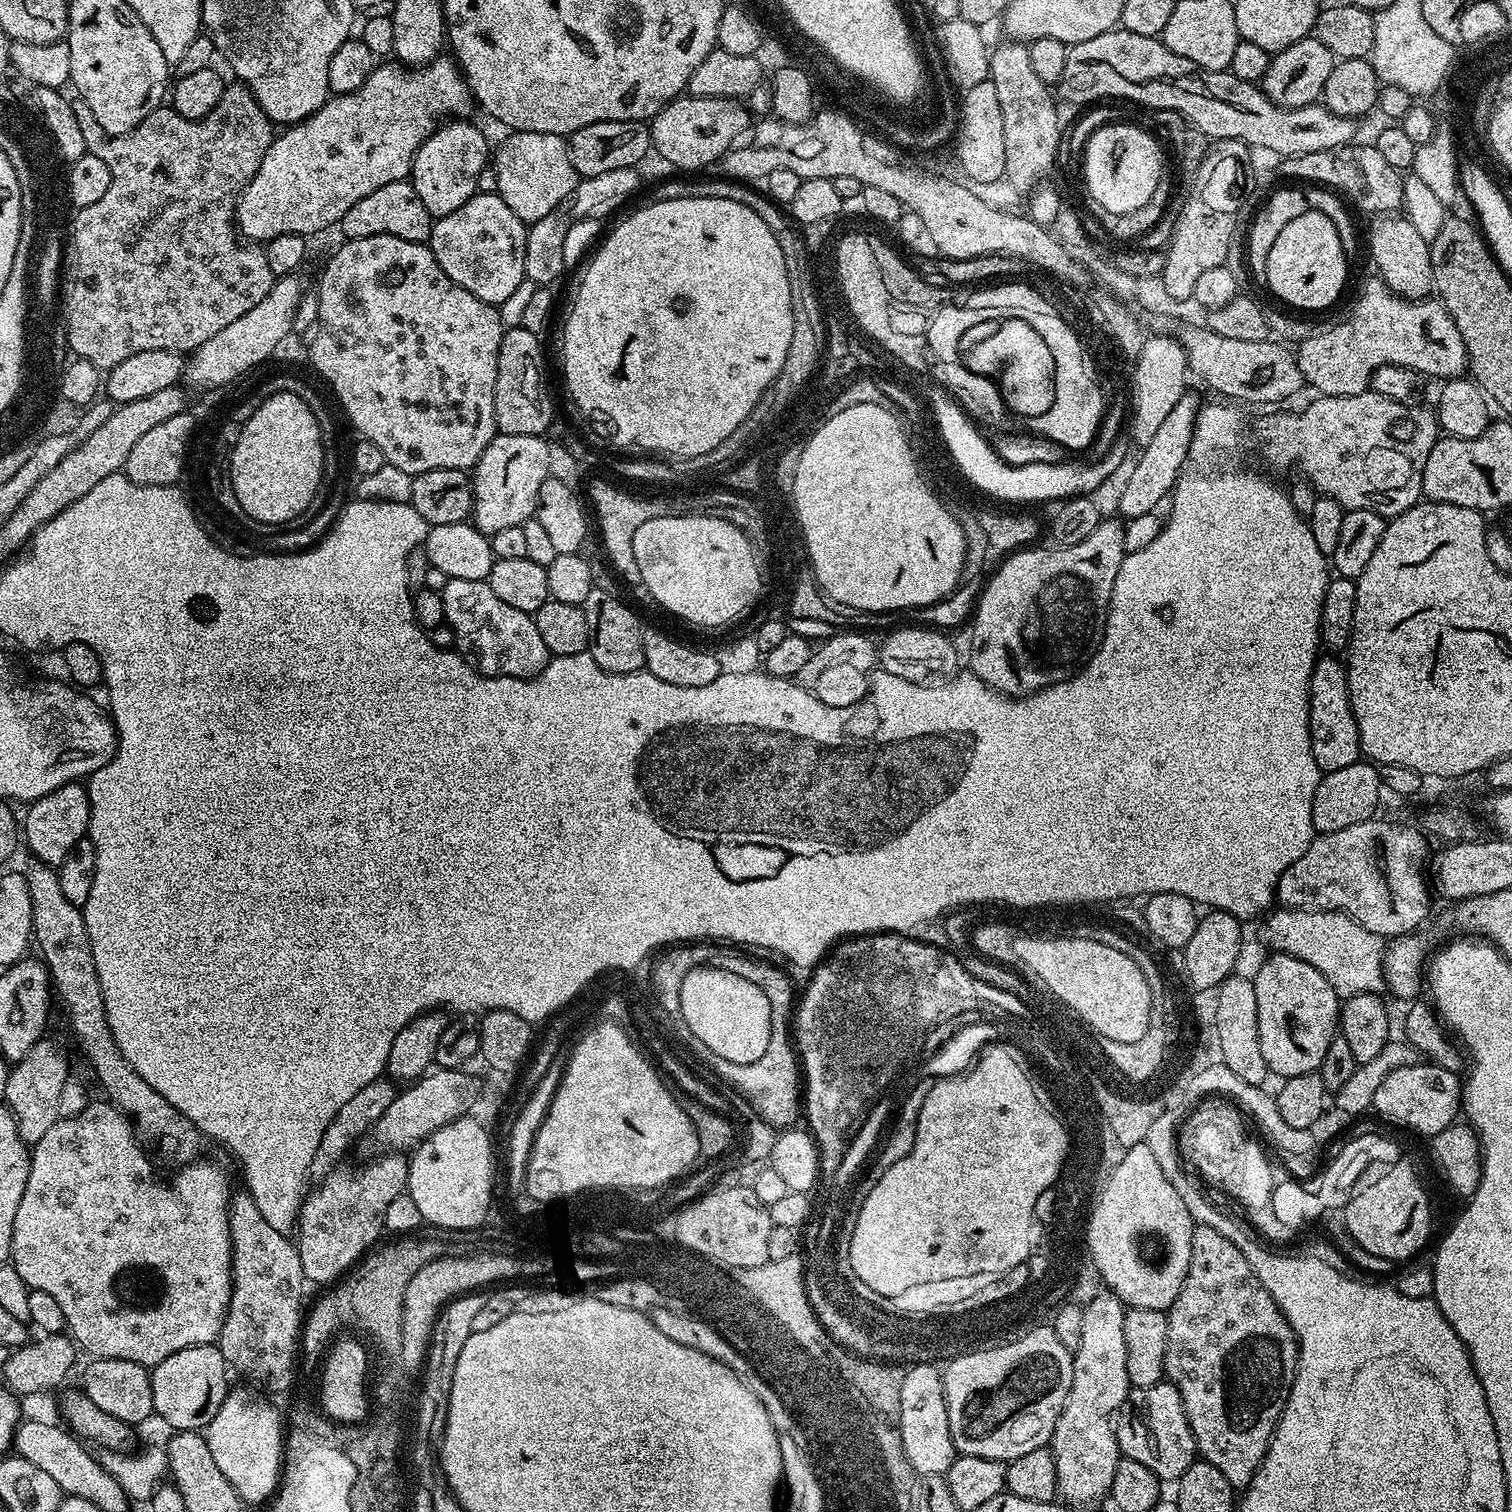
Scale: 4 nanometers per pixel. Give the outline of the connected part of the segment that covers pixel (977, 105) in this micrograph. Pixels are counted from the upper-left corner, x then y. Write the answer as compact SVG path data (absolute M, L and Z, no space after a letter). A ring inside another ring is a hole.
M991 79L978 82L978 86L967 89L959 101L959 128L954 145L960 168L972 180L980 184L992 184L1005 179L1006 142L1002 135L1002 106L998 106L998 94Z

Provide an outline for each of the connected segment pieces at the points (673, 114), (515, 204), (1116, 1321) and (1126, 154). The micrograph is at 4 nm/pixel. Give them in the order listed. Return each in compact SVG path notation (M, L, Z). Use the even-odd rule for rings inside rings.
M684 94L671 100L659 114L652 117L652 148L666 163L685 168L688 171L685 173L692 174L695 168L708 168L715 160L716 163L723 161L728 149L749 131L748 120L750 113L741 101Z
M513 131L494 152L498 195L525 225L536 224L559 208L575 190L578 177L568 157L568 141L558 134Z
M1100 1290L1089 1304L1083 1305L1083 1310L1082 1342L1078 1342L1072 1357L1070 1394L1066 1394L1062 1414L1054 1426L1054 1434L1050 1441L1056 1467L1056 1491L1059 1499L1065 1505L1073 1504L1076 1508L1088 1508L1111 1493L1114 1470L1122 1458L1116 1441L1114 1421L1130 1391L1126 1374L1126 1330L1124 1329L1126 1305L1113 1292Z
M1108 124L1087 137L1082 155L1082 180L1088 183L1092 204L1101 204L1110 214L1130 214L1150 202L1158 182L1165 175L1160 144L1148 132L1132 124Z

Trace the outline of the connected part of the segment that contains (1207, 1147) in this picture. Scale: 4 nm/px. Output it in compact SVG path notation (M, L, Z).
M1219 1094L1201 1099L1180 1122L1178 1151L1185 1163L1193 1165L1190 1172L1197 1188L1213 1188L1217 1192L1215 1203L1221 1209L1230 1210L1236 1218L1245 1212L1247 1223L1256 1226L1261 1223L1260 1204L1264 1204L1264 1192L1268 1192L1270 1160L1264 1157L1259 1142L1248 1133L1247 1123L1245 1113L1231 1099Z

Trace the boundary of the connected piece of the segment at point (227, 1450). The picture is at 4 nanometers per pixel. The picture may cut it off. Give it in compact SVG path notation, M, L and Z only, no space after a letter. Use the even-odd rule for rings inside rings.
M243 1387L229 1391L203 1435L210 1446L210 1454L214 1454L214 1462L218 1462L218 1470L226 1474L230 1486L234 1486L245 1505L263 1505L280 1483L286 1432L279 1410L268 1401L271 1399L251 1387Z

